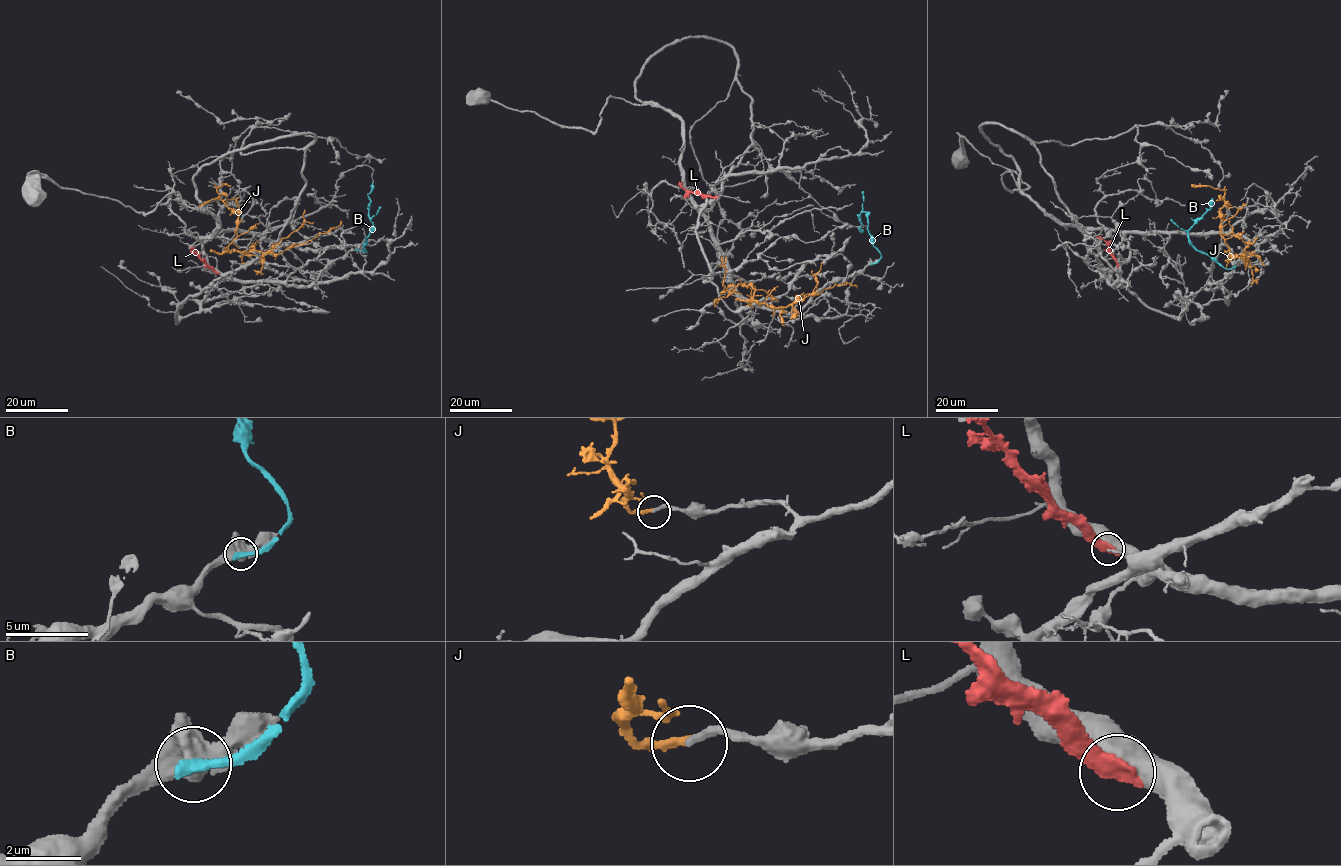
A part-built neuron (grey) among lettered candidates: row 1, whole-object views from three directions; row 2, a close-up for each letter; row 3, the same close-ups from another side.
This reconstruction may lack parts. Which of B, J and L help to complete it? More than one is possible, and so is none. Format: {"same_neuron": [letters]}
{"same_neuron": []}

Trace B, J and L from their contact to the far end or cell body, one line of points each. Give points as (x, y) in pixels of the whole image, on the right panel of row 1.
B: (1235, 265), (1226, 269), (1200, 252), (1189, 239), (1188, 229), (1210, 207), (1212, 198)
J: (1232, 207), (1227, 201), (1219, 211), (1221, 236), (1230, 253), (1248, 259), (1245, 264), (1246, 247), (1257, 237)
L: (1117, 265), (1108, 244), (1095, 237)

